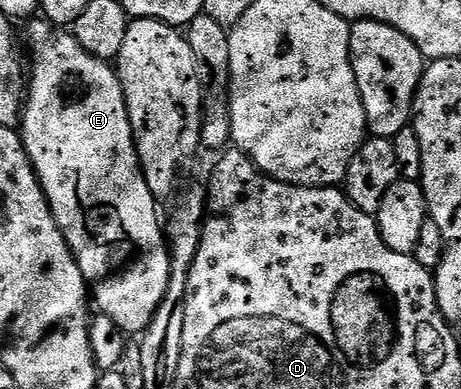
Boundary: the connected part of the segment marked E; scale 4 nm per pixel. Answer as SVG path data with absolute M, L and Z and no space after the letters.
M33 19L29 25L29 49L33 52L33 65L31 61L31 76L27 81L27 96L25 108L19 122L21 141L25 144L25 150L29 156L29 162L33 170L37 172L39 183L43 187L46 199L49 200L51 211L55 215L55 223L59 223L59 231L67 239L75 259L79 263L79 271L83 271L85 280L91 290L92 300L102 314L111 318L115 324L127 335L140 335L151 323L155 311L163 303L169 286L169 262L171 250L167 244L166 234L163 232L163 221L157 218L158 198L147 187L145 177L141 174L141 162L137 160L137 142L133 140L133 128L129 122L129 112L125 102L125 92L121 86L121 80L117 78L116 68L108 61L100 61L95 55L91 55L83 49L72 32L64 28L50 25L44 19Z

